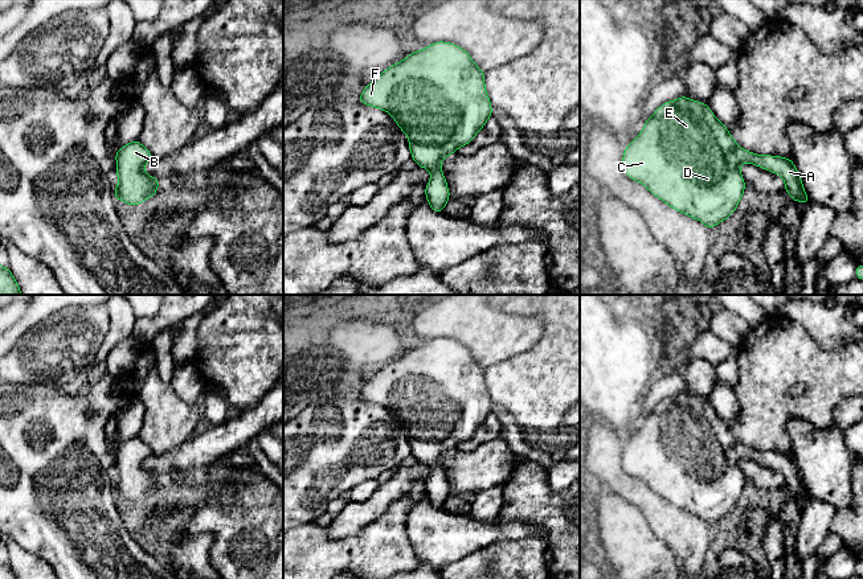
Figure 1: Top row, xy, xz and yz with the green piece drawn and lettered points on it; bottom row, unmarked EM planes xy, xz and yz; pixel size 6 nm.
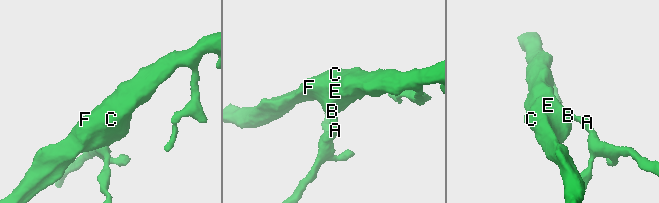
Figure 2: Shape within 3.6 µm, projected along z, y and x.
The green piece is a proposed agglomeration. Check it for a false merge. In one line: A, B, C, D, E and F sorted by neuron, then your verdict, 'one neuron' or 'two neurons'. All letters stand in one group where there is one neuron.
A B C D E F; one neuron

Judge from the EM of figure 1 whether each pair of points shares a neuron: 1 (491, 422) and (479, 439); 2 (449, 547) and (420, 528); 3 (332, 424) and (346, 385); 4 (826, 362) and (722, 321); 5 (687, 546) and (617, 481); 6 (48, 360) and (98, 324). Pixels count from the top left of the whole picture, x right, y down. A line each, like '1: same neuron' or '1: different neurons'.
1: same neuron
2: same neuron
3: different neurons
4: different neurons
5: same neuron
6: same neuron

